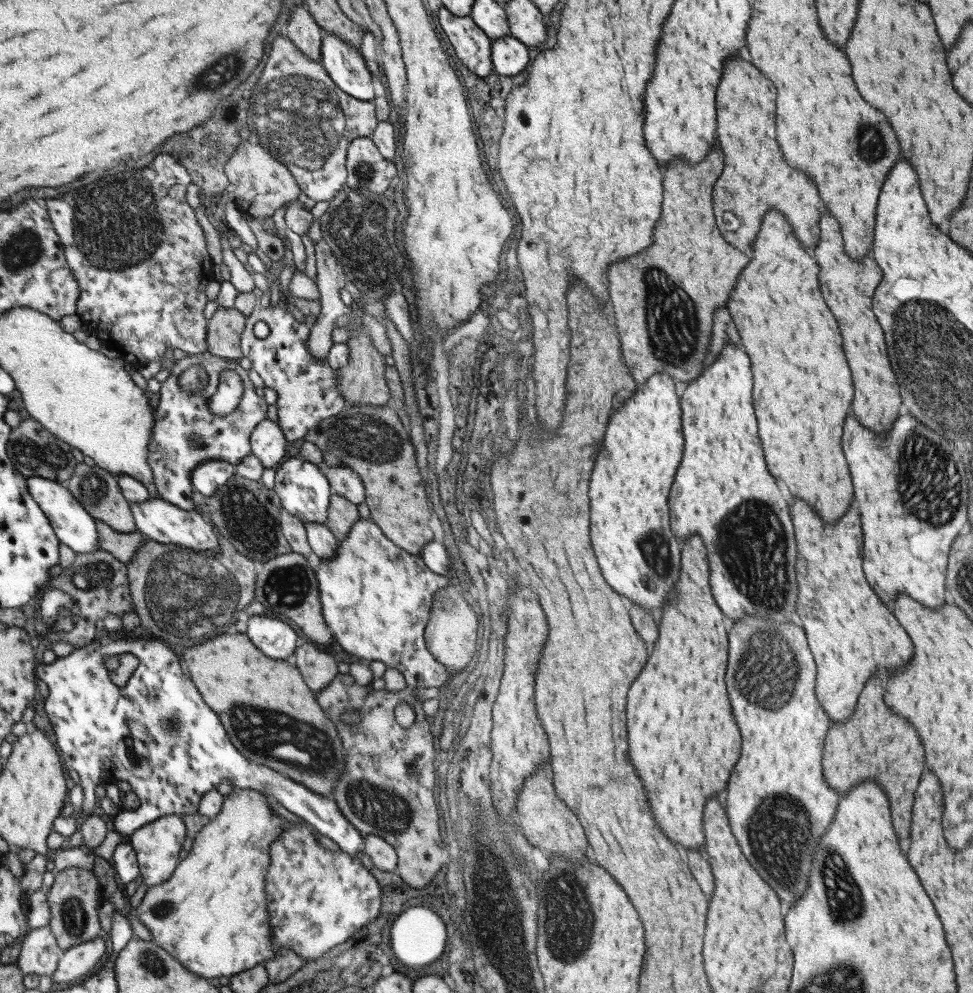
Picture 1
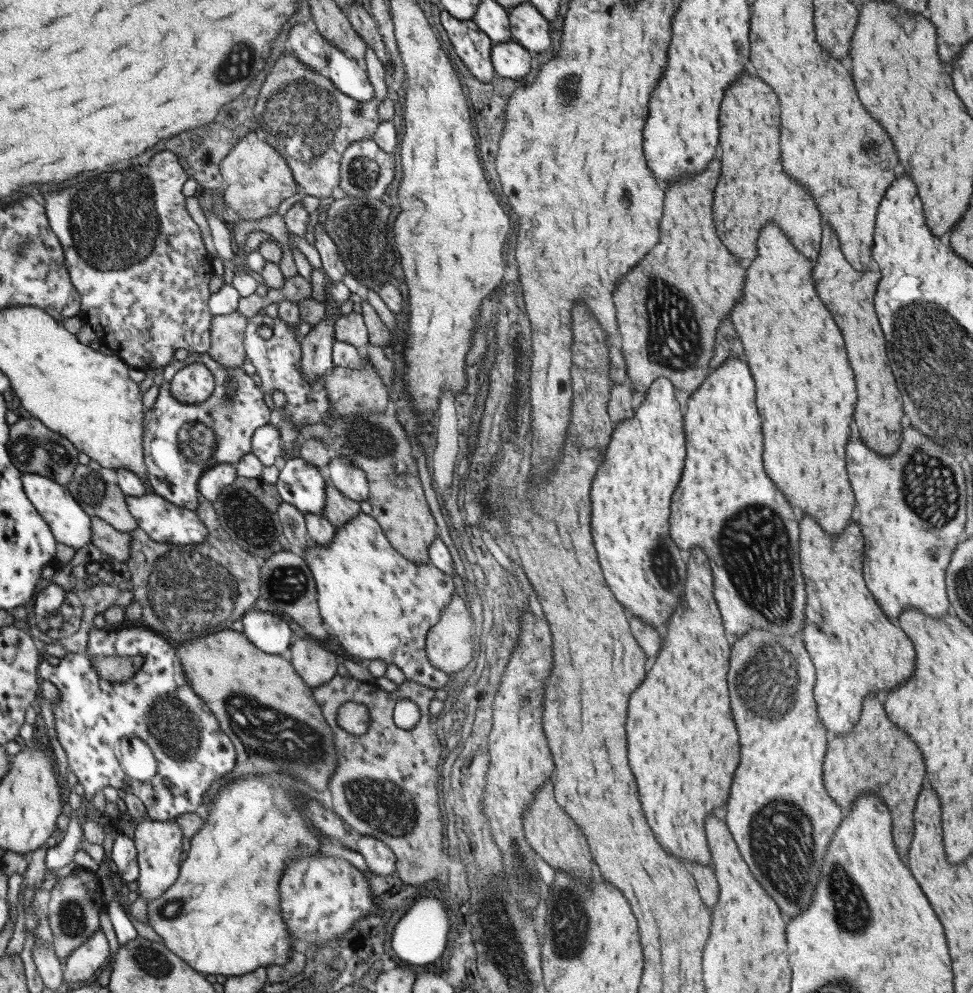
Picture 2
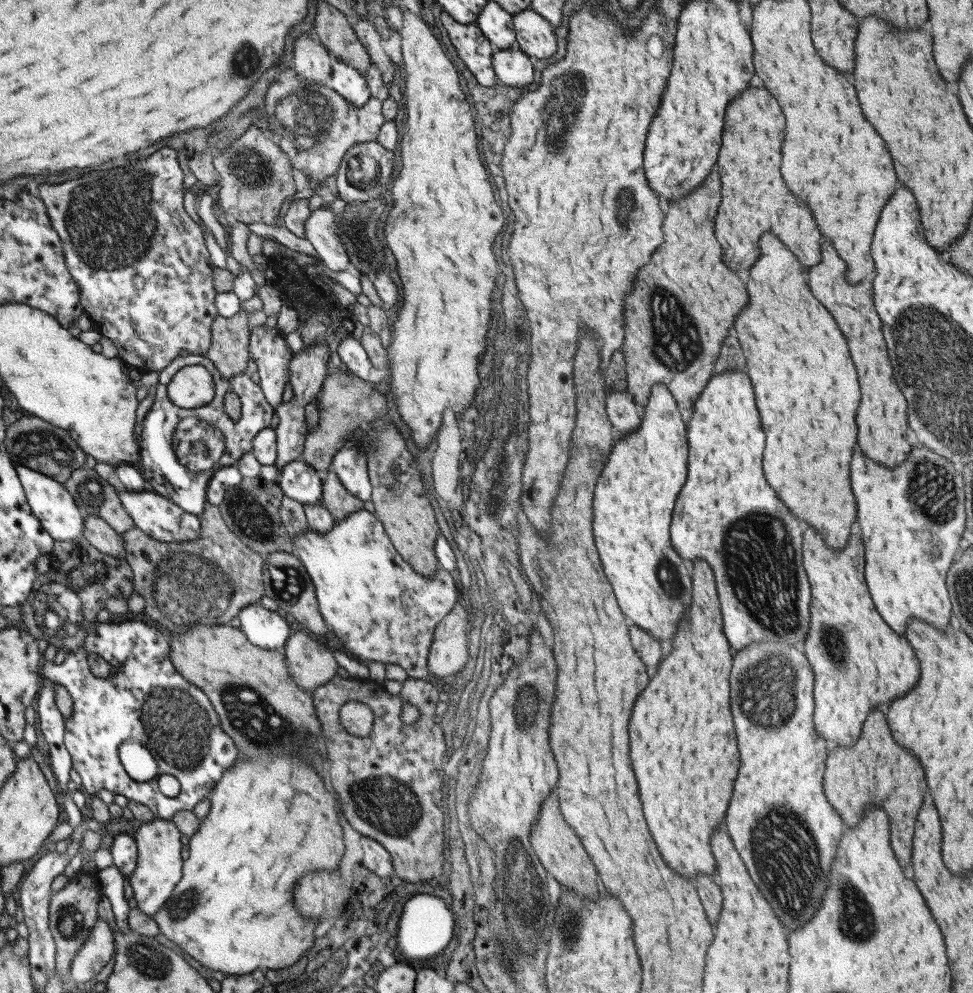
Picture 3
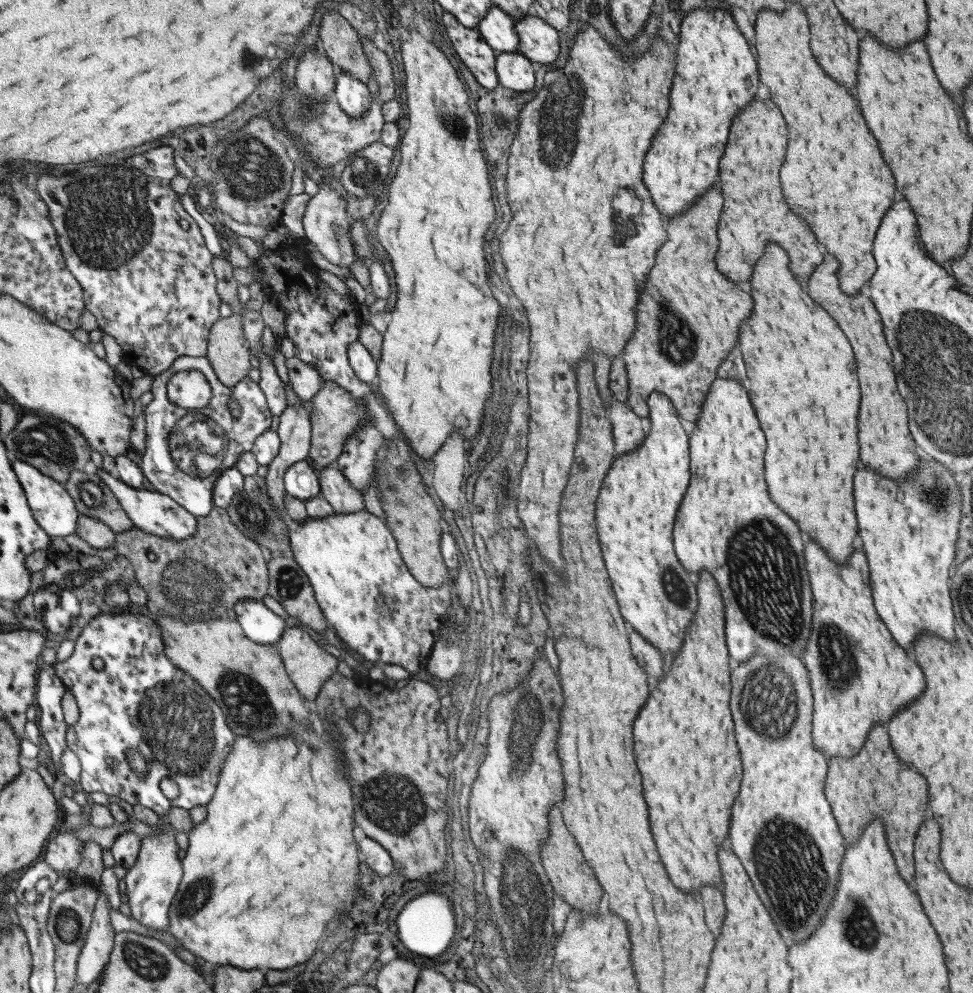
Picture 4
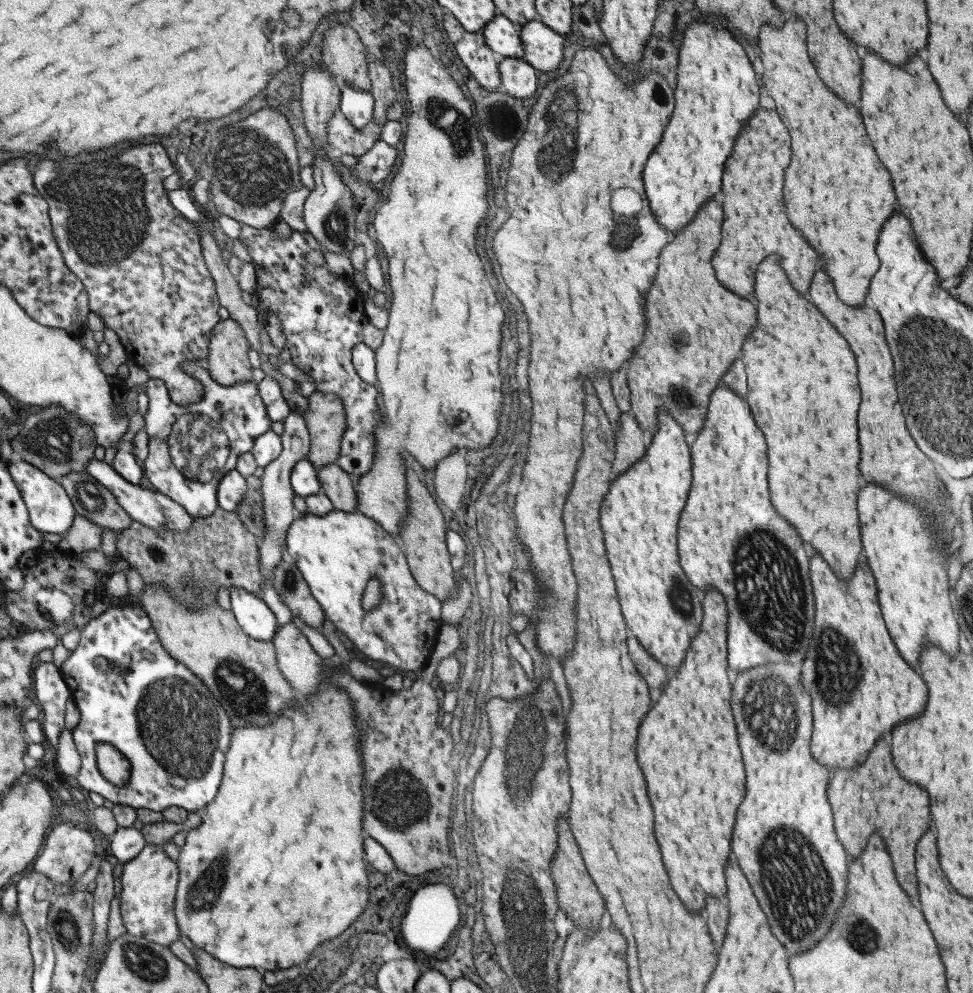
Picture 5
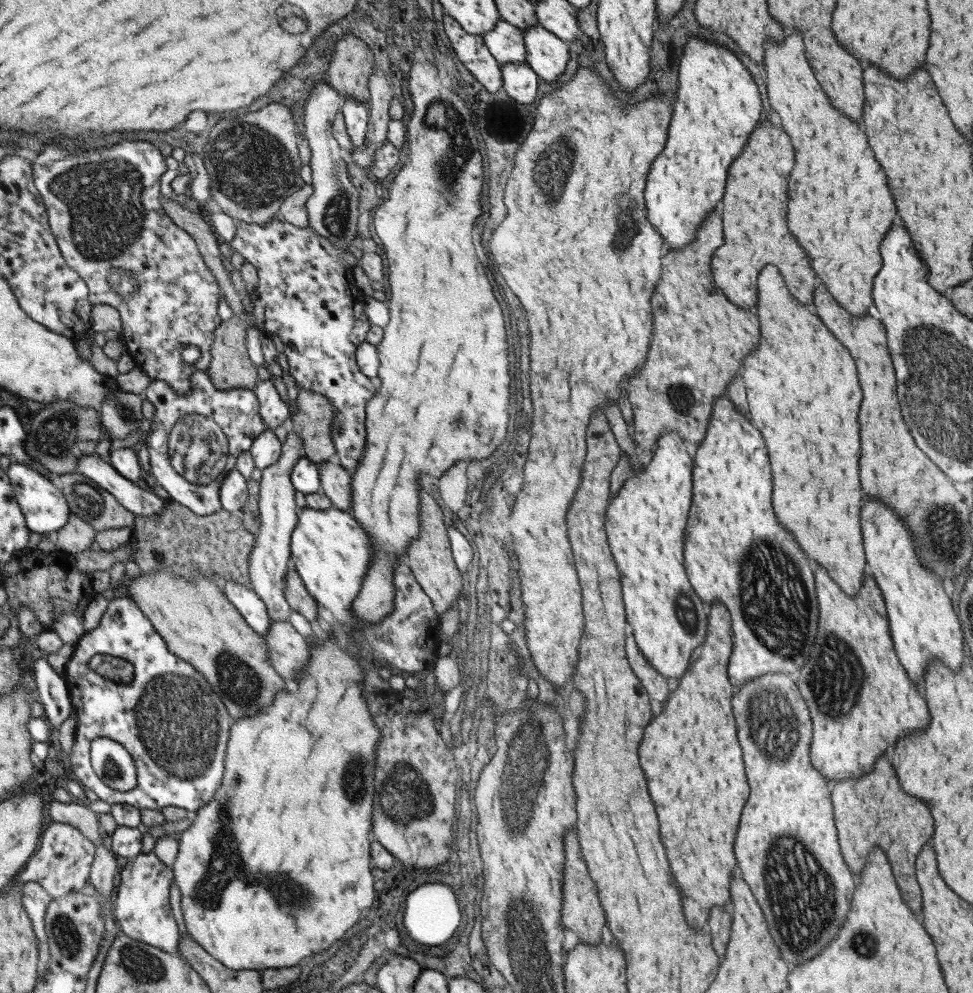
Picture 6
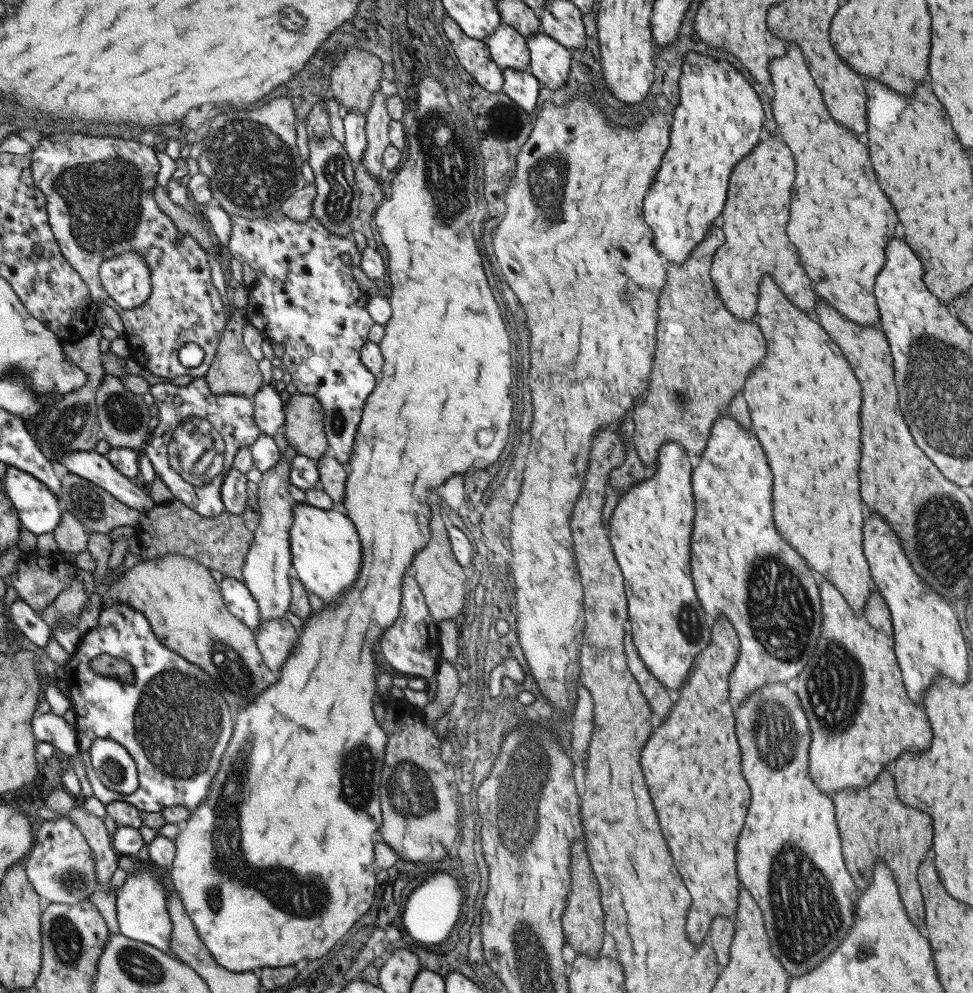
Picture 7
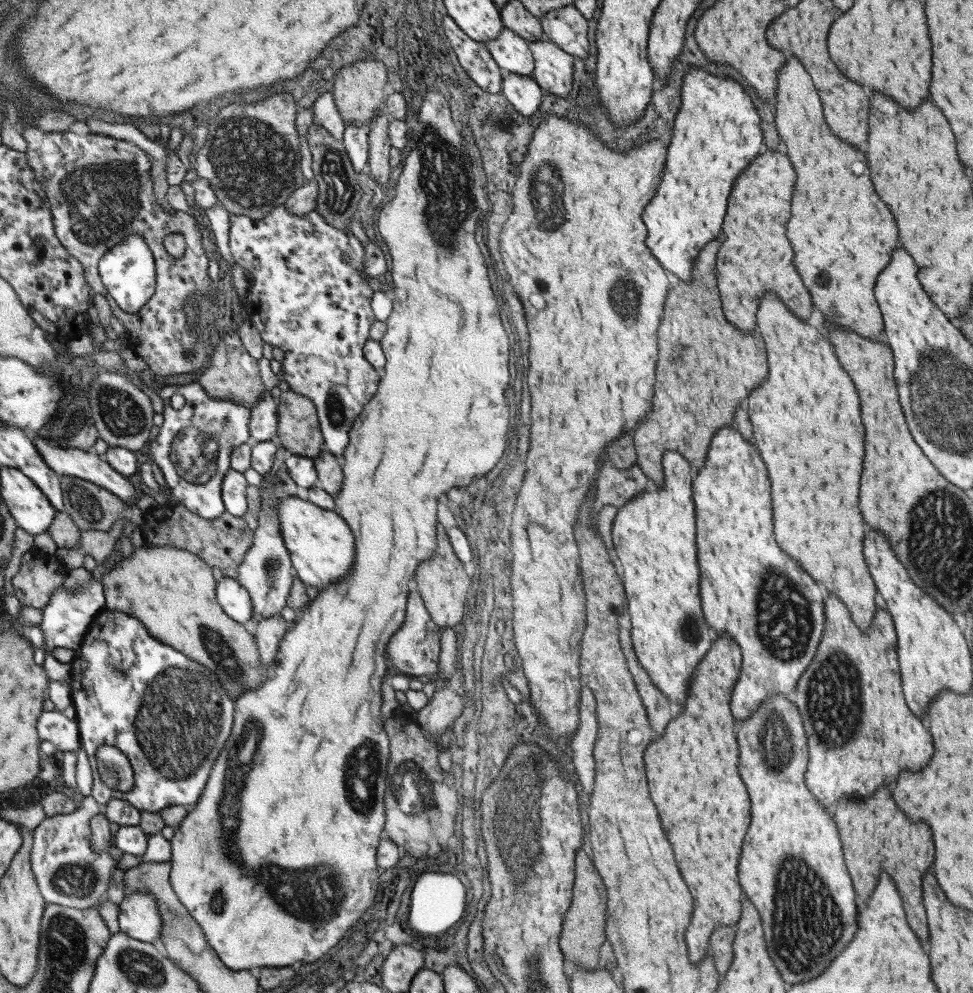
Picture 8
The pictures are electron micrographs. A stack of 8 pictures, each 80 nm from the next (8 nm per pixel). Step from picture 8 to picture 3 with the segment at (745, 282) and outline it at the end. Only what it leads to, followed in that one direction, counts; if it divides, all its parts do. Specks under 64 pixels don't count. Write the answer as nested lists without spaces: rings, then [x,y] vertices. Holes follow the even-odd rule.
[[[749,88],[741,96],[733,99],[725,107],[725,128],[721,134],[721,148],[717,158],[717,170],[721,176],[721,204],[717,208],[715,216],[715,238],[721,244],[723,250],[723,264],[731,270],[747,270],[759,256],[757,240],[763,232],[771,232],[779,238],[781,244],[789,248],[799,260],[803,268],[809,268],[813,264],[819,264],[819,232],[809,216],[809,210],[793,198],[781,176],[779,176],[779,164],[781,164],[781,142],[783,142],[783,114],[777,106],[777,102],[767,94],[763,88]]]

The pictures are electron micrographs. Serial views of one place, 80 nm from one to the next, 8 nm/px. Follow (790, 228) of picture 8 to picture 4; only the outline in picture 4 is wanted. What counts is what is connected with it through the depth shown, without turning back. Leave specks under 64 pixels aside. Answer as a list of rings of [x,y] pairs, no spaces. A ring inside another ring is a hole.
[[[793,4],[789,10],[785,10],[779,16],[773,14],[771,10],[762,8],[755,18],[753,27],[755,32],[753,46],[757,52],[759,80],[769,88],[771,102],[783,114],[789,132],[785,160],[779,170],[785,204],[789,204],[789,210],[797,212],[797,216],[805,220],[805,224],[815,234],[815,240],[839,262],[837,280],[841,284],[841,292],[853,296],[875,272],[871,244],[873,244],[875,230],[881,224],[881,218],[885,210],[891,206],[891,200],[895,196],[893,176],[877,150],[877,142],[869,134],[859,114],[857,102],[847,94],[845,88],[829,80],[813,60],[812,52],[807,46],[809,32],[807,32],[807,18],[803,8],[799,4]]]

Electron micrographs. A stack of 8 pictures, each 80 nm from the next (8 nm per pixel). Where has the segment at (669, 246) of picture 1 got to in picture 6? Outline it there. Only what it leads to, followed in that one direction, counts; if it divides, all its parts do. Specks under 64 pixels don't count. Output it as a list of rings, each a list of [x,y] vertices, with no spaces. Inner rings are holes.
[[[711,212],[697,228],[697,238],[691,244],[678,250],[664,250],[661,256],[660,277],[651,296],[651,344],[648,344],[644,364],[638,368],[636,374],[630,376],[625,390],[632,410],[632,442],[641,451],[645,451],[647,458],[651,456],[660,435],[670,430],[677,432],[685,443],[701,445],[714,400],[726,392],[731,378],[735,378],[735,374],[741,370],[743,358],[759,342],[757,316],[753,316],[749,310],[739,310],[737,306],[727,302],[725,295],[716,288],[709,274],[709,258],[721,244],[721,216],[717,216],[717,212]]]

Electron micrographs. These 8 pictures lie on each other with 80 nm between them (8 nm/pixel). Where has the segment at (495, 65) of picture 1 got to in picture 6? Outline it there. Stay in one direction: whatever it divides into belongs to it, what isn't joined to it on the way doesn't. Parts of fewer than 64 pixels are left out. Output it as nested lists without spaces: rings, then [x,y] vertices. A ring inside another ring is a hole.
[[[501,64],[502,90],[519,104],[531,104],[535,100],[535,88],[539,78],[527,64]]]

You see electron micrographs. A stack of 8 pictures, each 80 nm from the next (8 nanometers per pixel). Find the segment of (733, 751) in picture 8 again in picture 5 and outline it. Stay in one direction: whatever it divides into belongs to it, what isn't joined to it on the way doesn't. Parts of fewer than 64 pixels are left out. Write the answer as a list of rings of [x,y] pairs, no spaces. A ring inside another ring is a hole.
[[[708,588],[703,594],[699,632],[691,639],[684,660],[676,668],[675,676],[667,682],[659,700],[645,714],[641,728],[637,727],[635,742],[637,764],[645,776],[647,796],[655,814],[655,838],[661,848],[663,866],[667,870],[671,888],[689,912],[699,912],[705,906],[707,896],[725,894],[724,868],[729,856],[729,838],[733,830],[735,810],[745,794],[743,764],[729,710],[731,682],[727,678],[725,662],[727,612],[721,594],[714,588]]]

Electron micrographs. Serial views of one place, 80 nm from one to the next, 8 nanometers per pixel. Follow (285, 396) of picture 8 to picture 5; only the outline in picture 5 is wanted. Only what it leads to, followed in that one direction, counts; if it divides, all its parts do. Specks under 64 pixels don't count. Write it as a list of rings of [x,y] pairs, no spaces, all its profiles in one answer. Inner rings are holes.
[[[313,391],[306,400],[307,408],[302,419],[306,426],[306,432],[308,432],[310,455],[305,460],[318,470],[325,467],[326,464],[335,462],[339,456],[340,439],[345,428],[344,408],[342,408],[338,396],[332,392]]]

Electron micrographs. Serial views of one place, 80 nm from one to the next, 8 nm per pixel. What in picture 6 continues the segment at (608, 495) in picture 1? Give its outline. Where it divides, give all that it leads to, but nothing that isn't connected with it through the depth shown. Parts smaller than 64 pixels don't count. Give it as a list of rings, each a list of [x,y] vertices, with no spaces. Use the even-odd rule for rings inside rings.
[[[663,432],[655,442],[651,456],[644,460],[641,471],[624,480],[617,494],[609,499],[604,513],[606,541],[620,574],[626,623],[632,628],[634,643],[643,658],[663,678],[675,680],[689,667],[693,649],[705,640],[710,609],[693,592],[683,564],[683,531],[692,499],[692,461],[684,443],[677,432]]]

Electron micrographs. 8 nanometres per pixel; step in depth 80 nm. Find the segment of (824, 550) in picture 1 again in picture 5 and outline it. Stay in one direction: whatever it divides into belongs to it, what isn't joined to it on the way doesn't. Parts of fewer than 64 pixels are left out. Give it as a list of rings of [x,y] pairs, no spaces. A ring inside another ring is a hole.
[[[811,554],[809,574],[815,598],[815,626],[811,636],[811,646],[807,648],[807,656],[801,662],[801,686],[811,698],[813,712],[813,734],[811,734],[811,756],[822,764],[829,772],[836,768],[855,768],[861,764],[869,750],[874,747],[875,740],[881,738],[887,730],[905,722],[925,708],[925,684],[917,669],[909,666],[897,652],[890,634],[886,629],[872,572],[868,564],[857,564],[857,572],[853,572],[848,582],[841,584],[827,564]]]

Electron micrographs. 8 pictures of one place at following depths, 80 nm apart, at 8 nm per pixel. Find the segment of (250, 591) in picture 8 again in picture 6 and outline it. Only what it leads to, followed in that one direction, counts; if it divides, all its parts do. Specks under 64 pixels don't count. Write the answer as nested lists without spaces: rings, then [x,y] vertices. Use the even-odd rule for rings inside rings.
[[[286,425],[287,433],[283,443],[281,443],[280,456],[273,464],[261,471],[261,479],[258,481],[258,512],[260,525],[254,535],[254,541],[248,554],[248,575],[249,588],[256,594],[265,605],[268,618],[271,621],[285,621],[291,612],[284,595],[283,577],[287,569],[287,560],[290,558],[290,534],[296,523],[298,507],[295,505],[295,489],[290,481],[290,474],[295,463],[302,458],[303,441],[292,432],[292,427]]]

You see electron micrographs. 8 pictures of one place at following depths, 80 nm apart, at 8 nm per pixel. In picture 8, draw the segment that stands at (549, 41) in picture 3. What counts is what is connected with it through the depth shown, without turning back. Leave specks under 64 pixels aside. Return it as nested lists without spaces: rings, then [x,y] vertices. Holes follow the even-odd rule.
[[[545,38],[528,43],[528,47],[534,64],[531,77],[539,88],[549,95],[567,96],[572,87],[575,57]]]

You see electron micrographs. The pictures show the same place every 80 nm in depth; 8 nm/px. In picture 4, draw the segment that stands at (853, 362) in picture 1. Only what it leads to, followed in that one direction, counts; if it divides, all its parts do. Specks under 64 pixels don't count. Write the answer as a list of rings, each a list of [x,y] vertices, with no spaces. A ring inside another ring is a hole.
[[[823,254],[823,262],[813,270],[807,282],[807,294],[813,302],[821,304],[825,312],[837,322],[837,326],[847,336],[855,360],[857,360],[857,378],[861,388],[861,404],[857,414],[857,440],[859,440],[859,460],[867,468],[873,468],[877,474],[885,478],[905,478],[917,470],[919,454],[917,446],[910,437],[907,424],[907,413],[904,400],[897,392],[890,348],[887,348],[881,332],[881,320],[875,312],[869,297],[857,294],[855,298],[847,298],[841,294],[835,278],[837,260],[833,256]]]

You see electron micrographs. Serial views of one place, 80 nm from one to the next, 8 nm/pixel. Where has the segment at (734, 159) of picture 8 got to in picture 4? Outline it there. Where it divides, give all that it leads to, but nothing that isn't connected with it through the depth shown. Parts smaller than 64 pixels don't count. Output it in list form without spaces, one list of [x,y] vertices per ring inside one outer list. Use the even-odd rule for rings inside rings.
[[[724,6],[687,12],[679,24],[677,41],[673,54],[675,66],[667,116],[653,135],[643,157],[643,184],[656,205],[657,212],[662,217],[665,216],[664,221],[685,212],[685,208],[689,208],[697,196],[713,186],[717,176],[717,162],[725,148],[731,120],[741,108],[745,108],[749,100],[753,100],[757,92],[755,59],[737,28],[733,14]]]

